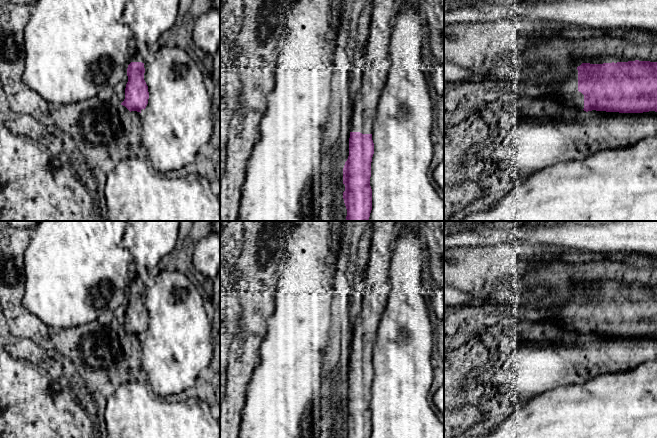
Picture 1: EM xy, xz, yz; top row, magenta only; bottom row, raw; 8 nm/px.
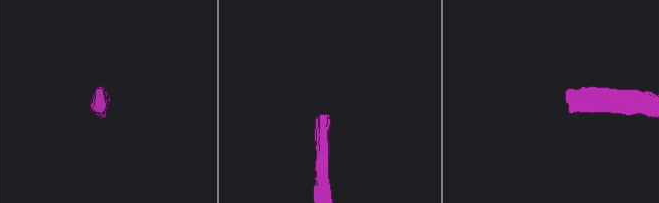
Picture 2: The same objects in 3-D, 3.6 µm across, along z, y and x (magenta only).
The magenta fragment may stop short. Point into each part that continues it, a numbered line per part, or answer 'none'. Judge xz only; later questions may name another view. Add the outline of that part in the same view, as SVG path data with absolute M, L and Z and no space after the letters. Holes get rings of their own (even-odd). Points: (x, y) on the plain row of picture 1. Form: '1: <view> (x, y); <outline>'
1: xz (371, 304); M372 221L373 236L367 284L352 319L351 356L372 358L381 317L390 291L389 270L397 221Z

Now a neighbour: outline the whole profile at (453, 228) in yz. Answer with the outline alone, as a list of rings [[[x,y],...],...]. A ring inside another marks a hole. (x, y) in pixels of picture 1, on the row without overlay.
[[[451,224],[448,226],[444,226],[444,235],[458,233],[465,229],[466,227],[463,224]]]

